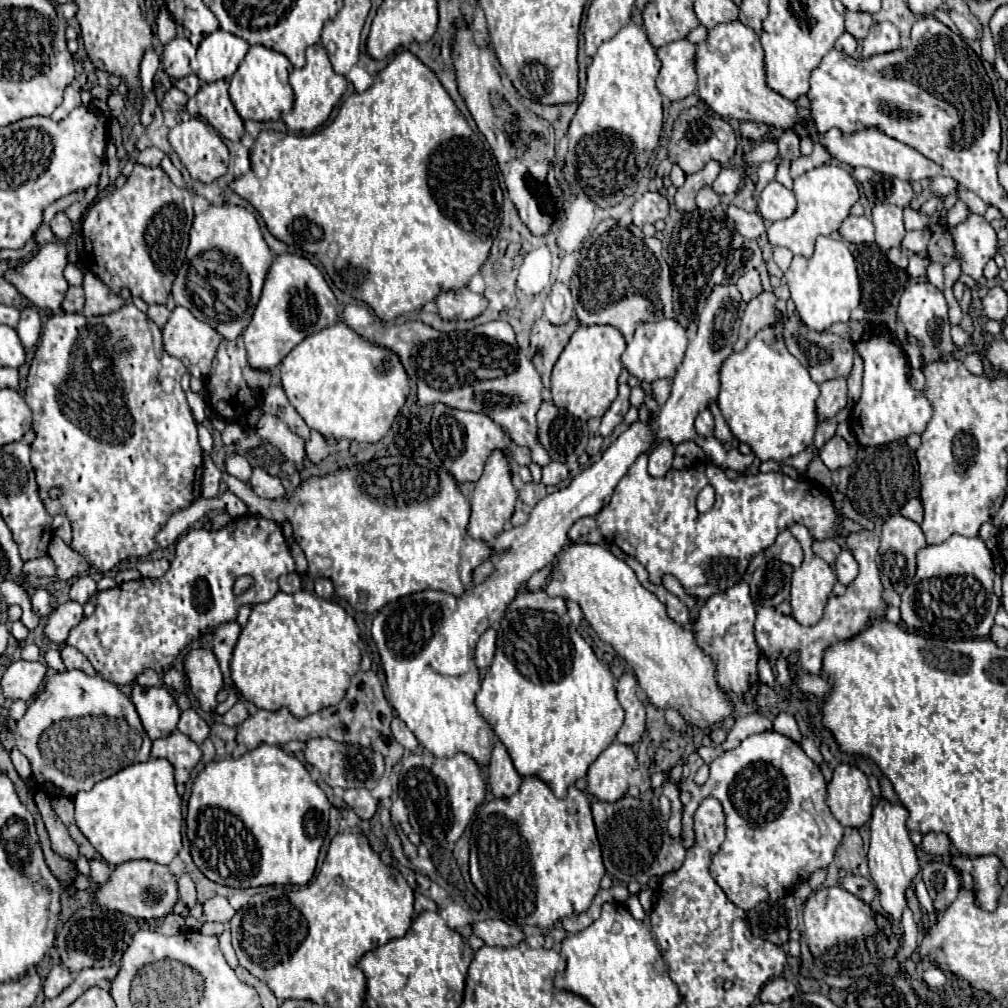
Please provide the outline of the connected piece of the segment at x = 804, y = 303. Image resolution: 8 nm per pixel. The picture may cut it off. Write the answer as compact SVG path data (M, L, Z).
M820 236L816 240L816 250L810 260L796 256L786 270L786 284L790 288L790 298L796 304L796 312L802 322L812 330L828 330L832 324L848 322L850 312L860 304L860 280L856 272L854 256L848 246L840 240Z

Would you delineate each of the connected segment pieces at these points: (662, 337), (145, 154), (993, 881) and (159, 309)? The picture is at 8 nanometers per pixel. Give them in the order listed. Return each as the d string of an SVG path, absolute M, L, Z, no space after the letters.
M660 320L660 322L652 322L652 324L640 324L634 332L634 338L628 342L626 352L622 354L622 364L638 380L646 380L646 382L662 380L662 378L672 380L676 376L680 362L684 360L686 348L688 348L686 330L676 320Z
M146 148L146 150L142 150L140 154L138 154L138 162L140 164L144 164L144 166L160 166L160 162L164 160L164 152L162 150L158 150L158 148Z
M952 856L952 866L956 872L970 872L974 878L974 896L976 904L982 910L996 910L1000 900L1000 882L998 872L1002 868L1002 862L998 856Z
M150 306L148 308L148 318L162 330L164 328L164 322L168 322L168 314L170 310L166 306Z

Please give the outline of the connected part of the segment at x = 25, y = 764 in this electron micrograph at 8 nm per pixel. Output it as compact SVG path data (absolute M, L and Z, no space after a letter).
M12 750L10 756L12 756L14 768L18 770L18 774L24 776L24 778L30 778L30 774L32 774L32 772L30 772L30 762L24 758L24 754L20 754L20 750Z

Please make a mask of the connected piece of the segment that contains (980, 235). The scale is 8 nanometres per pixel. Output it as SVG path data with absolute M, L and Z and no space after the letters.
M970 214L970 218L950 230L958 256L962 258L962 272L974 278L978 286L986 284L984 264L998 252L996 232L984 216Z

